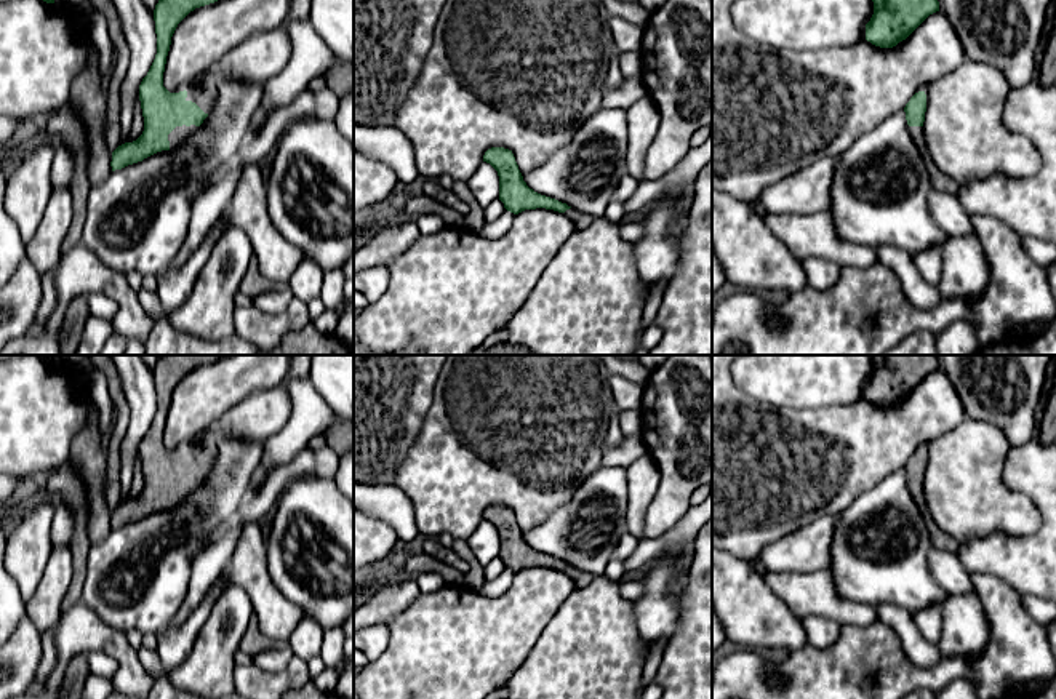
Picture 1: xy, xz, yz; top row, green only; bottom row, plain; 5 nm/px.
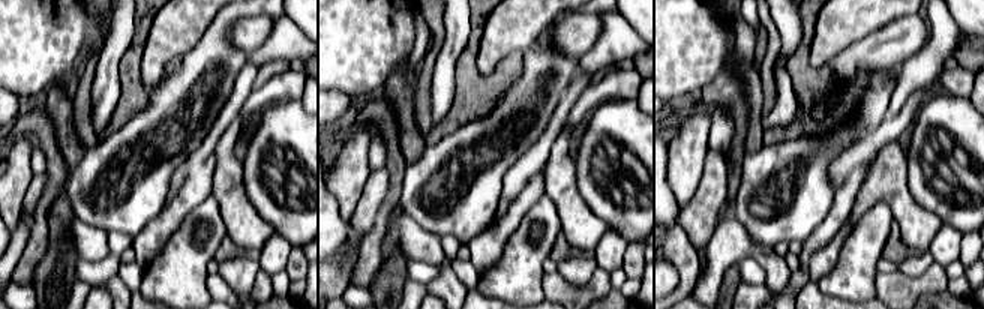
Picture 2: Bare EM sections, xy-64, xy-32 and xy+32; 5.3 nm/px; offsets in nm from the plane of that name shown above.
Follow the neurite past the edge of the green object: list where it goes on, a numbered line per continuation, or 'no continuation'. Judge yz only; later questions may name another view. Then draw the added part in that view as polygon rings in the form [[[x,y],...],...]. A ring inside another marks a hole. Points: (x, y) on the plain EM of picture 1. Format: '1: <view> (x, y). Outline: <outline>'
1: yz (940, 539). Outline: [[[909,485],[909,491],[910,491],[910,494],[912,494],[915,504],[917,504],[918,509],[922,510],[922,515],[923,515],[923,518],[925,518],[925,521],[926,521],[926,528],[928,528],[928,533],[930,533],[930,537],[931,537],[931,545],[936,547],[936,549],[949,550],[949,552],[957,552],[957,549],[958,549],[957,541],[955,541],[954,537],[950,537],[949,534],[946,534],[934,521],[928,521],[928,520],[926,520],[928,510],[926,510],[926,504],[925,504],[925,499],[923,499],[923,485]]]

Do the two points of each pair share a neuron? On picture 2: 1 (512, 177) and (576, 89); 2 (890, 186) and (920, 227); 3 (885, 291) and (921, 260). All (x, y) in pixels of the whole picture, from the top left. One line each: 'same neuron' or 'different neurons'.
1: same neuron
2: same neuron
3: different neurons

